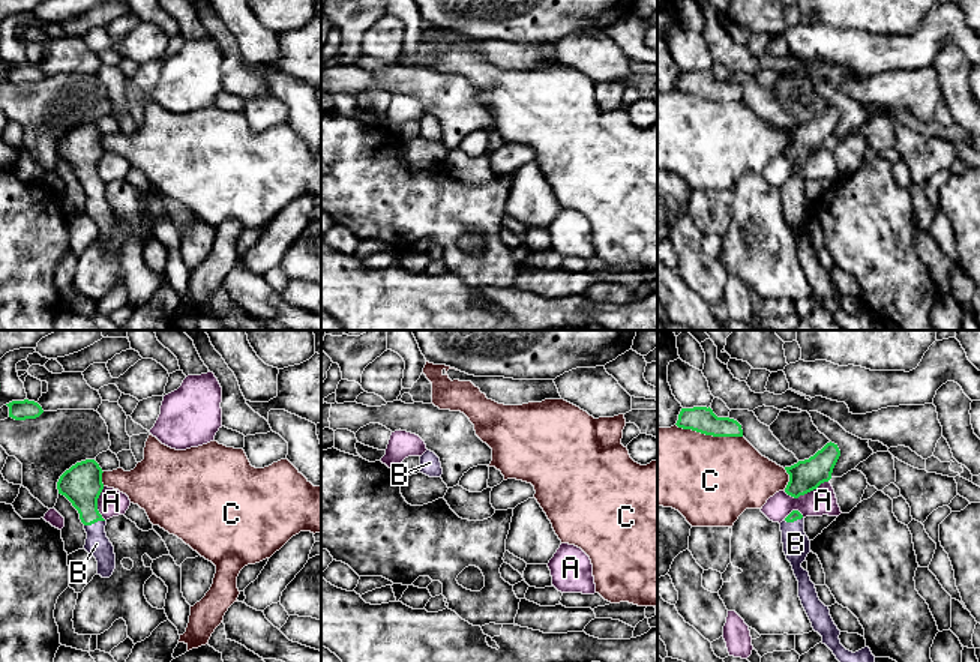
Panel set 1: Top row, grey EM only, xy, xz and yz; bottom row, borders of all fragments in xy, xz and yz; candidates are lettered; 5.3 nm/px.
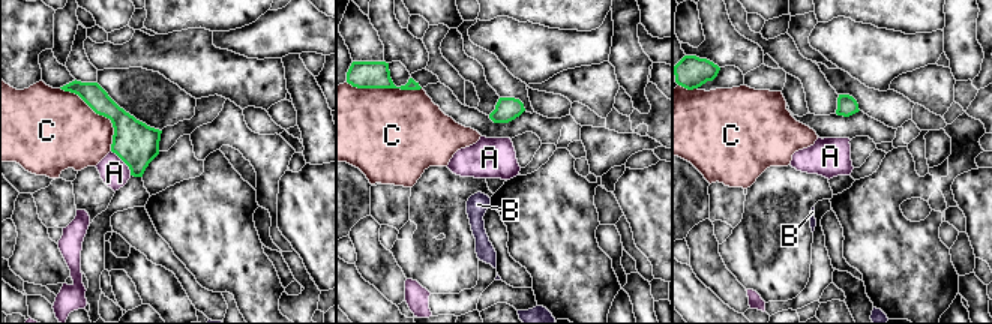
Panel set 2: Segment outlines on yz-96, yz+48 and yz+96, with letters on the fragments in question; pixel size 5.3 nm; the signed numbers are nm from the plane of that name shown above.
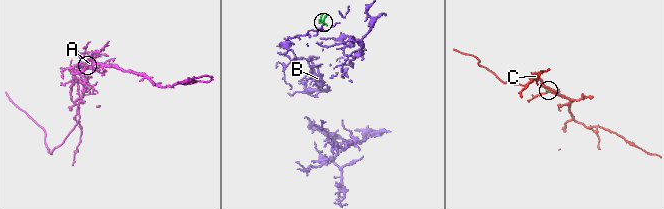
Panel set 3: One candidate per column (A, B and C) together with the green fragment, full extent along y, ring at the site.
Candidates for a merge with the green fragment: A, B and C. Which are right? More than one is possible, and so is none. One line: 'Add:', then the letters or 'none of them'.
Add: B

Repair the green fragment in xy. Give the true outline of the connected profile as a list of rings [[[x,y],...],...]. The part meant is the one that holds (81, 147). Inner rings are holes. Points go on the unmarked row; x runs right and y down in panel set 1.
[[[95,123],[77,126],[60,140],[57,153],[80,177],[87,197],[84,213],[96,222],[98,239],[110,242],[116,233],[116,218],[105,197],[107,185],[98,174],[104,153],[102,137]]]

